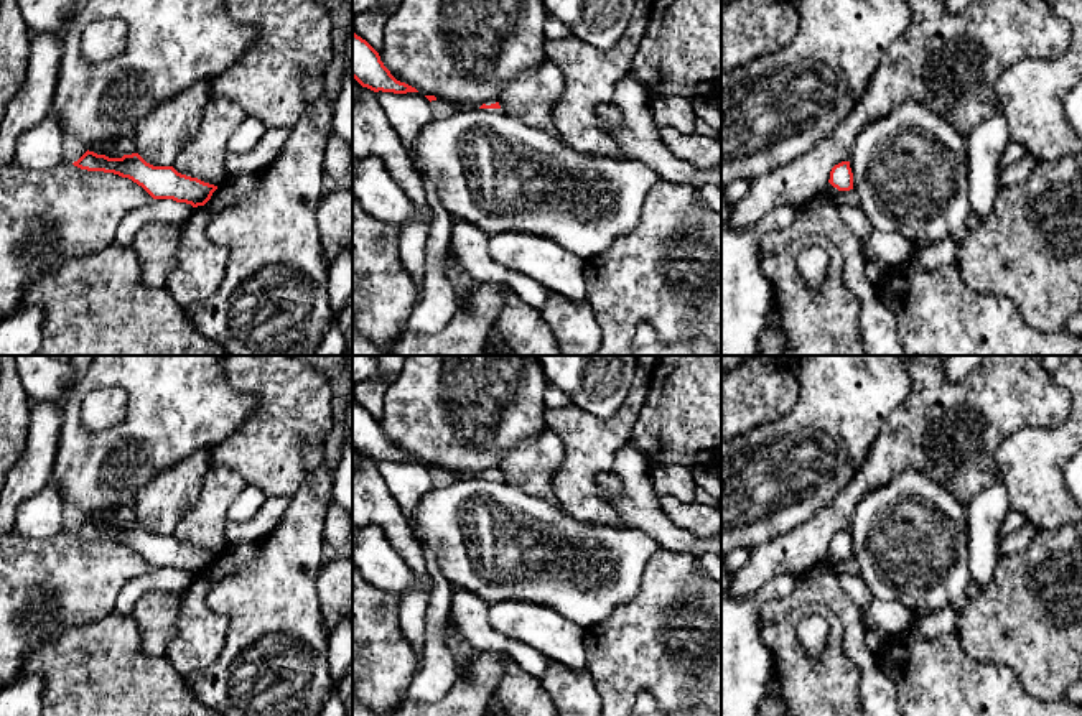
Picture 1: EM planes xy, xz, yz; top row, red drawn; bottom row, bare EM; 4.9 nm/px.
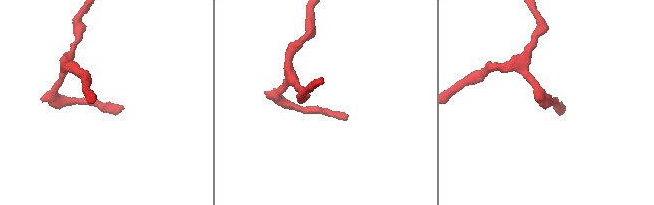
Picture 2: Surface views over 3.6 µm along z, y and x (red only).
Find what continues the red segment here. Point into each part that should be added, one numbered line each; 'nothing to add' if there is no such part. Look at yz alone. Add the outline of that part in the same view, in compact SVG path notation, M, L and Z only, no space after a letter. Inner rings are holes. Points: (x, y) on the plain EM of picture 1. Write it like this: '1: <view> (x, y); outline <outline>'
nothing to add

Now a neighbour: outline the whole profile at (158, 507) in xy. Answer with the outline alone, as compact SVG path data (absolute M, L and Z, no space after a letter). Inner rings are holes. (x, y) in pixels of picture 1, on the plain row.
M201 449L156 474L137 492L132 505L135 522L153 535L173 535L175 527L198 502L209 469L211 449Z

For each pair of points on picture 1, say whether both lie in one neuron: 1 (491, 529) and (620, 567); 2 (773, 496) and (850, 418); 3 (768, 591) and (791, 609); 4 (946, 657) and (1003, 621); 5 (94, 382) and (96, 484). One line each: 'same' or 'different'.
1: same
2: same
3: different
4: different
5: same

